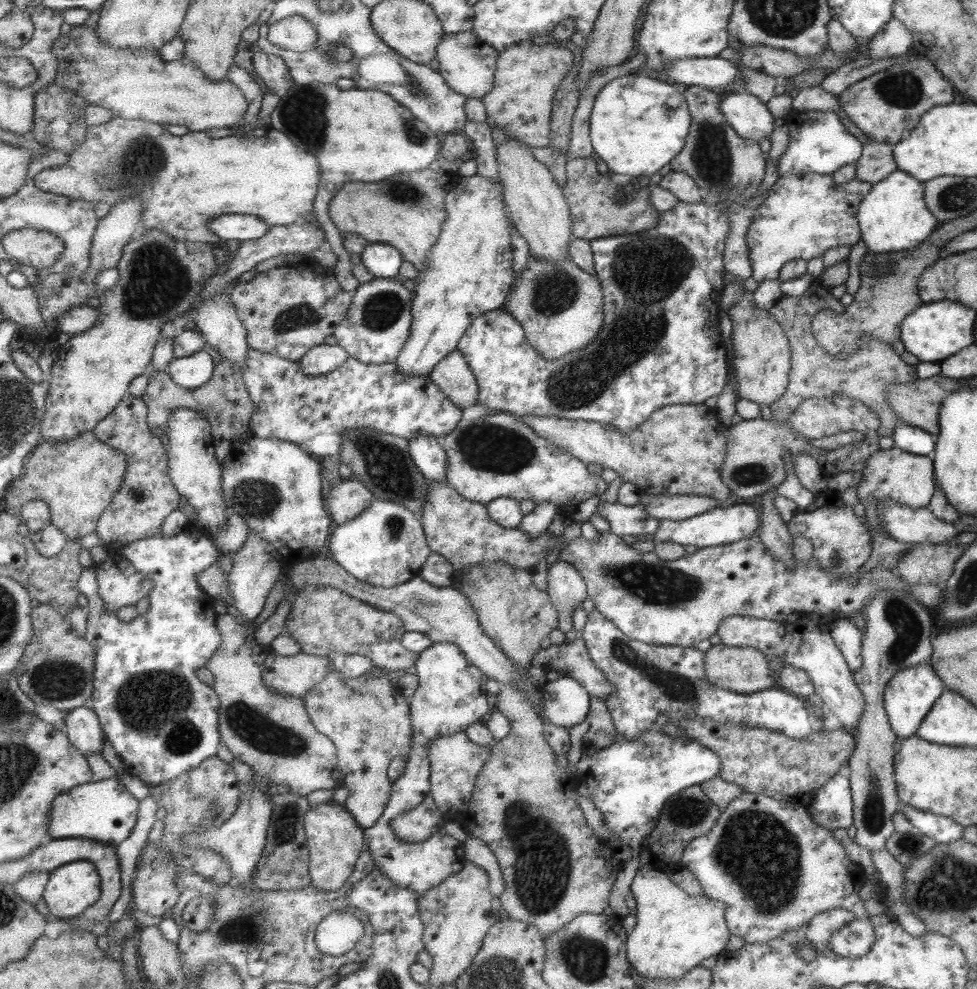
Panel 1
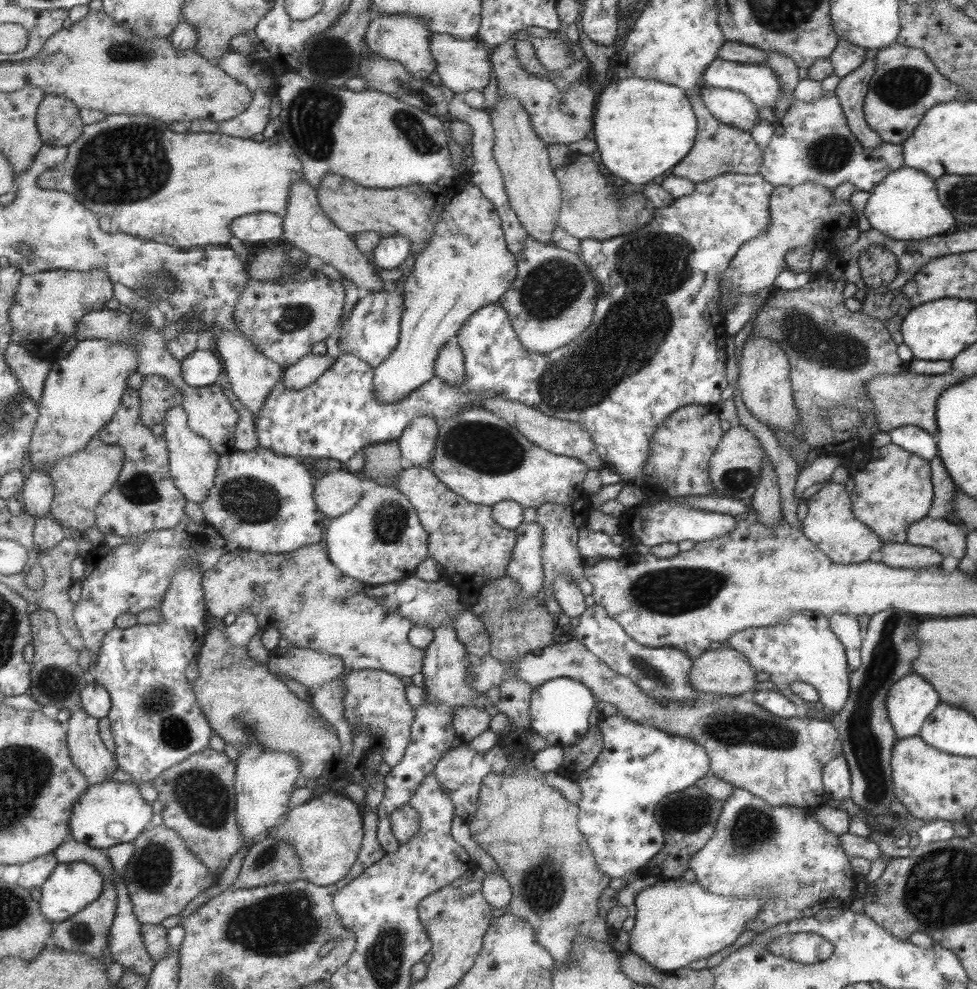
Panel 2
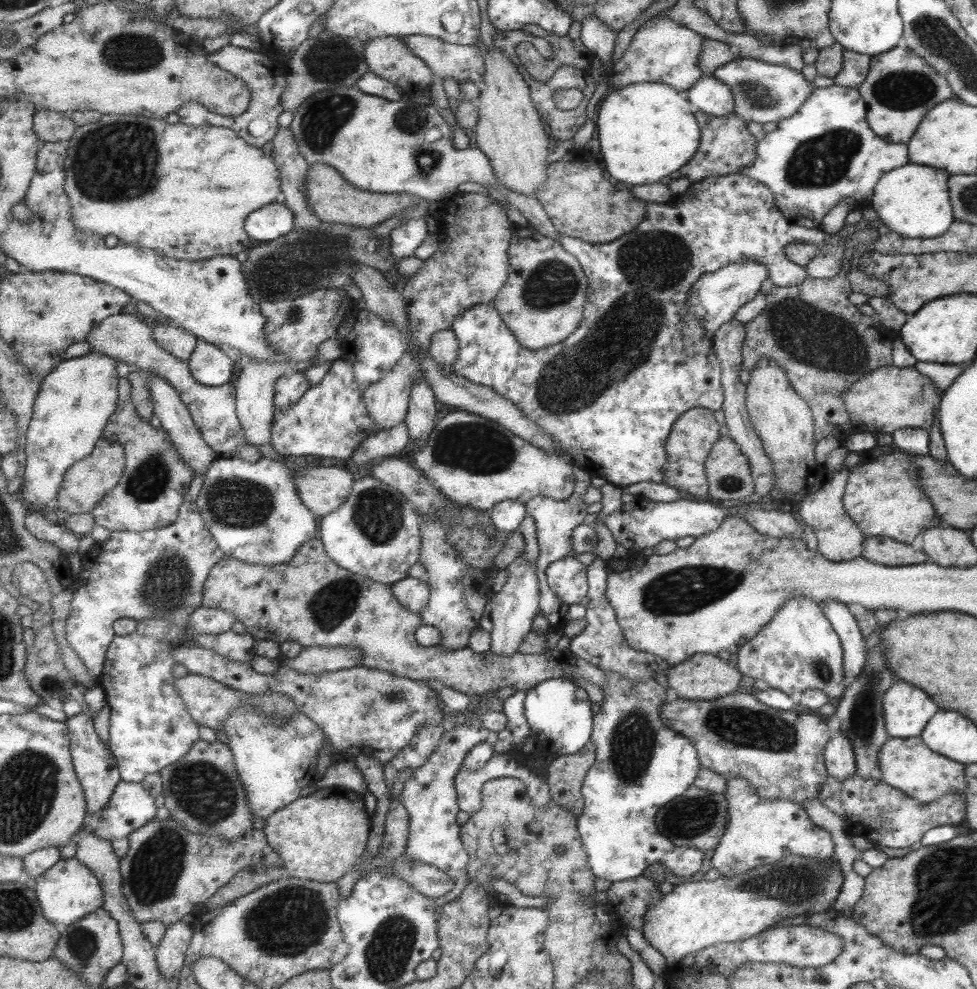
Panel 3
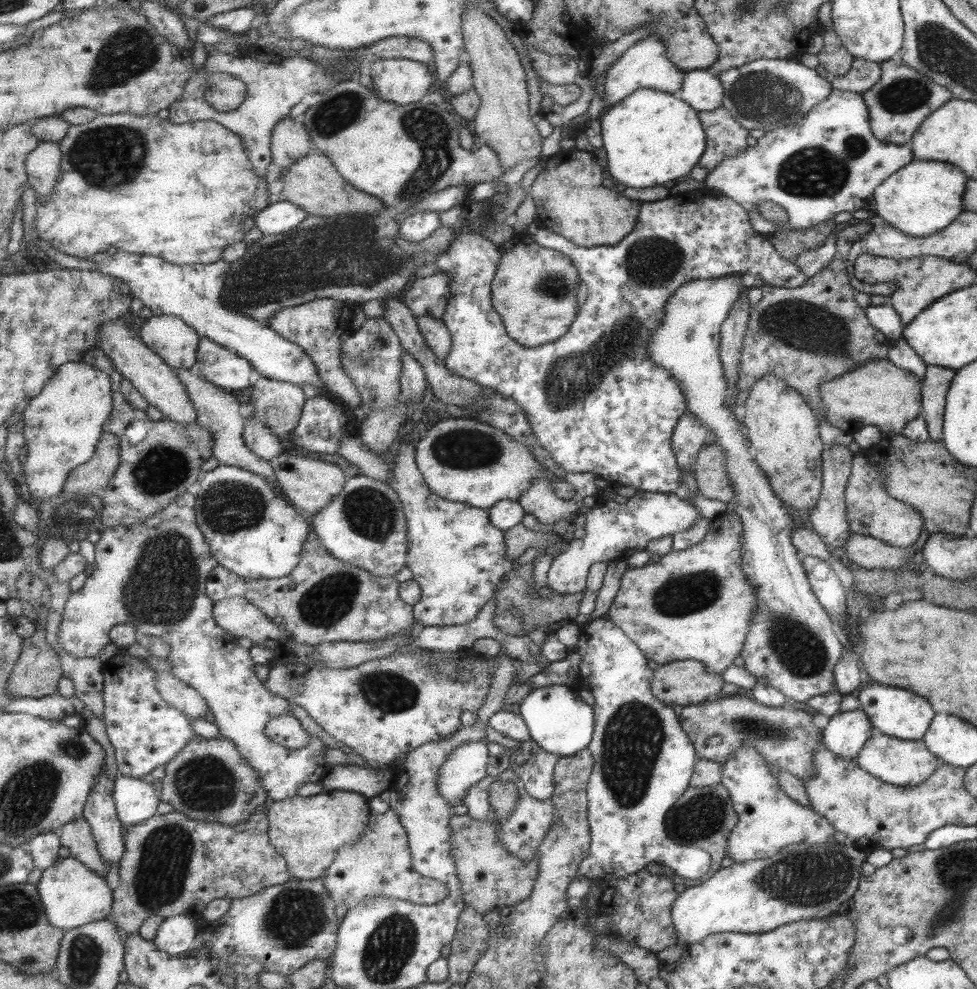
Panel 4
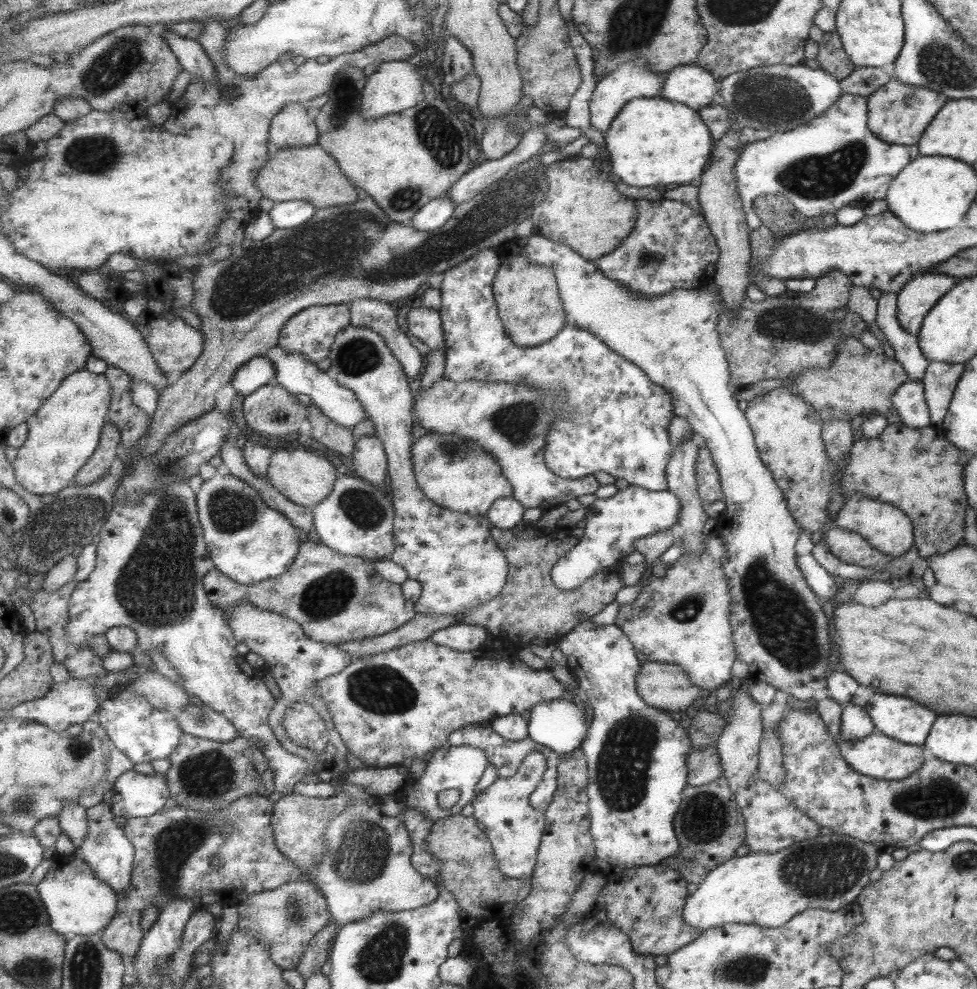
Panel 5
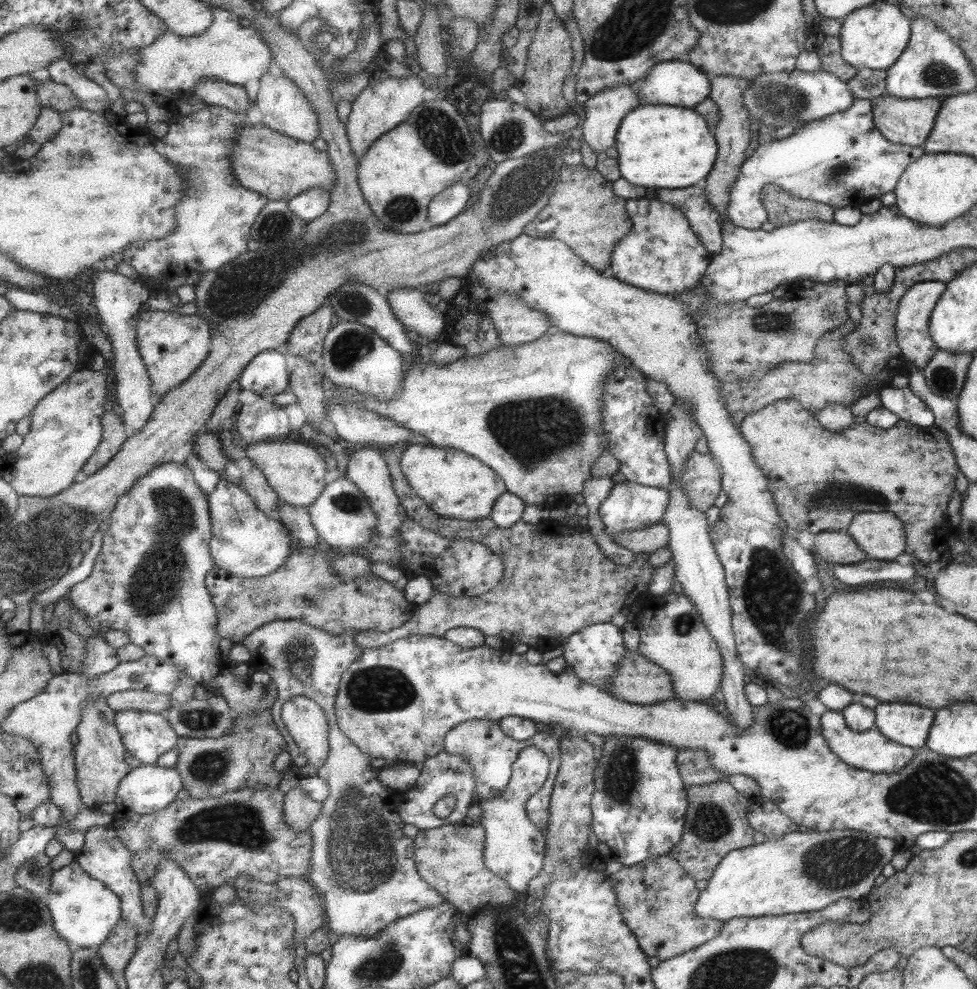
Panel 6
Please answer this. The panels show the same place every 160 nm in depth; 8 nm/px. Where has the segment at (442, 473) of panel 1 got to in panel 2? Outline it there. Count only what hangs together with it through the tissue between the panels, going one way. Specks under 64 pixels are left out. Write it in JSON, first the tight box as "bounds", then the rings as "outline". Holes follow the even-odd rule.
{"bounds":[398,414,438,468],"outline":[[[422,414],[407,427],[398,441],[402,448],[403,459],[408,465],[429,468],[438,436],[437,425],[432,416]]]}

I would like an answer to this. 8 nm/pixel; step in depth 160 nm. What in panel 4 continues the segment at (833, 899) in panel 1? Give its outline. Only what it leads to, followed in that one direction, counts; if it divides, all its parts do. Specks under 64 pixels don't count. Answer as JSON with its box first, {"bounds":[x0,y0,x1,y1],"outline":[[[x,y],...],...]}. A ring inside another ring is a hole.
{"bounds":[720,746,834,864],"outline":[[[740,746],[721,764],[721,770],[720,784],[729,791],[738,814],[738,822],[726,838],[727,854],[735,864],[769,858],[791,844],[825,844],[833,840],[834,827],[823,815],[785,794],[752,746]]]}

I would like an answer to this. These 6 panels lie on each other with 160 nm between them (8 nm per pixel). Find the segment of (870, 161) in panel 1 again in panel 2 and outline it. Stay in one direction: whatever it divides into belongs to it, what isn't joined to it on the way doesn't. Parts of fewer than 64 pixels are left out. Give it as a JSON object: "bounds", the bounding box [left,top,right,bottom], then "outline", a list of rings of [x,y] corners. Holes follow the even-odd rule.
{"bounds":[835,50,882,150],"outline":[[[866,50],[865,62],[841,78],[835,88],[835,97],[849,124],[851,134],[867,150],[877,148],[882,140],[867,126],[862,113],[862,100],[866,96],[867,84],[874,71],[878,50]]]}

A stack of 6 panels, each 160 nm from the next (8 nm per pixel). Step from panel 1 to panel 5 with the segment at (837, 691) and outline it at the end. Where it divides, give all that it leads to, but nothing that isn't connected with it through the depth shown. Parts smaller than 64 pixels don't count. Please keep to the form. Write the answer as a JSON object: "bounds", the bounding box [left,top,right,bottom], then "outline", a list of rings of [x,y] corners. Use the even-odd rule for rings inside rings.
{"bounds":[496,235,831,700],"outline":[[[541,235],[514,237],[510,245],[496,248],[499,259],[511,249],[518,249],[530,263],[551,266],[558,282],[559,298],[566,312],[567,324],[591,331],[612,351],[635,363],[647,377],[671,394],[675,416],[686,419],[692,431],[705,441],[717,467],[725,503],[725,510],[721,514],[723,527],[719,535],[726,546],[726,554],[721,558],[721,570],[730,586],[731,640],[734,642],[736,658],[747,664],[750,680],[774,686],[793,699],[810,700],[819,688],[825,688],[823,674],[831,658],[829,624],[817,604],[817,598],[813,596],[814,592],[809,590],[810,586],[798,570],[793,546],[803,530],[790,514],[786,499],[770,469],[758,457],[750,423],[733,399],[729,364],[716,330],[720,304],[717,304],[715,296],[703,288],[673,289],[659,297],[643,299],[601,274],[594,261],[583,257],[572,247]]]}

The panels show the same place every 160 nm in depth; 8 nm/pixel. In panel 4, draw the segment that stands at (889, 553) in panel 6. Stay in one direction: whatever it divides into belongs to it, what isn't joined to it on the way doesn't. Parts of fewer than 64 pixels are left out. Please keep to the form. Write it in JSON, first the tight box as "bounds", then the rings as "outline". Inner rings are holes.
{"bounds":[845,455,921,547],"outline":[[[855,455],[850,468],[850,476],[846,480],[845,488],[846,519],[850,532],[875,538],[894,547],[906,547],[915,542],[921,534],[921,522],[917,510],[913,510],[907,503],[891,498],[884,487],[884,480],[875,463],[867,457]]]}

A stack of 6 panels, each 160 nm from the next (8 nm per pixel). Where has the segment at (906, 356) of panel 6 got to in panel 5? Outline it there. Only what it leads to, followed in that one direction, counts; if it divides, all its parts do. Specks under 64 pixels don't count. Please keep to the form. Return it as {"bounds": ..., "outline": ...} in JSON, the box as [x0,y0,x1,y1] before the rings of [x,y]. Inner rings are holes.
{"bounds":[896,273,957,338],"outline":[[[945,273],[915,274],[896,296],[896,317],[901,328],[918,338],[926,314],[956,283],[957,279]]]}

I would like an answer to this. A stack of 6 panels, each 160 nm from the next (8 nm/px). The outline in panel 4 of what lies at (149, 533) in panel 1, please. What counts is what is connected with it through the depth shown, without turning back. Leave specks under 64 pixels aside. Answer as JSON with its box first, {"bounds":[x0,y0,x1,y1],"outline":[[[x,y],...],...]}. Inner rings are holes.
{"bounds":[102,370,213,528],"outline":[[[113,370],[110,377],[113,382],[114,412],[107,419],[105,432],[116,434],[120,438],[122,443],[122,465],[119,466],[114,480],[106,488],[106,495],[102,498],[102,524],[105,524],[108,528],[117,526],[131,527],[139,525],[139,523],[143,523],[147,519],[153,519],[157,513],[161,513],[161,511],[171,506],[173,500],[183,497],[183,494],[189,493],[191,486],[199,483],[203,476],[201,466],[207,462],[207,458],[213,456],[213,442],[211,433],[206,428],[203,428],[198,421],[184,427],[172,420],[150,420],[145,410],[135,408],[123,394],[122,382],[125,379],[123,373]],[[137,420],[142,420],[145,424],[146,435],[140,442],[133,443],[129,440],[127,432],[129,432],[129,426],[133,422],[137,422]]]}

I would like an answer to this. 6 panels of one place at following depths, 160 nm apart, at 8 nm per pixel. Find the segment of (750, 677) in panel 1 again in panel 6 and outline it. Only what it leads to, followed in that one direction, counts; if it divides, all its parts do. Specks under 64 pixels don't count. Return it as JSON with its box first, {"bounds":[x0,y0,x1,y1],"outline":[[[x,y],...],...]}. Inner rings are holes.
{"bounds":[609,650,675,706],"outline":[[[627,650],[618,672],[610,676],[609,694],[641,706],[675,698],[670,674],[637,651]]]}

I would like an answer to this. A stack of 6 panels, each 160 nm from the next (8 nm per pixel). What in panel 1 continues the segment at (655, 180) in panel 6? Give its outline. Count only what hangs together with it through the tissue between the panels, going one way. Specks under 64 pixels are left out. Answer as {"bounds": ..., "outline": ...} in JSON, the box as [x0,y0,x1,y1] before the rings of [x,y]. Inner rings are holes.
{"bounds":[588,76,690,174],"outline":[[[623,76],[607,82],[593,101],[588,120],[590,145],[615,174],[653,174],[683,146],[690,126],[689,107],[681,91],[663,80]]]}

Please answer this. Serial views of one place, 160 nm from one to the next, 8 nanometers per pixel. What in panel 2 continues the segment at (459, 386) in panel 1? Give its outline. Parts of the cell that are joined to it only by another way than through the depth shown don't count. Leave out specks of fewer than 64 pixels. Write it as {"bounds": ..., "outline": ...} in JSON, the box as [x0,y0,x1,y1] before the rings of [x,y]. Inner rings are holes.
{"bounds":[434,338,466,386],"outline":[[[452,338],[440,349],[434,362],[434,376],[440,378],[446,386],[462,384],[466,376],[465,355],[458,342]]]}

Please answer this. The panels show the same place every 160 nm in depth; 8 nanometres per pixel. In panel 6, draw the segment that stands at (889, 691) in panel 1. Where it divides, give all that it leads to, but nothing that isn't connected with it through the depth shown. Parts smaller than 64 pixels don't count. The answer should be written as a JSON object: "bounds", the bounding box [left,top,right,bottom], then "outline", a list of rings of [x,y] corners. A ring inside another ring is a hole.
{"bounds":[872,702,934,749],"outline":[[[878,702],[872,710],[874,711],[873,727],[891,742],[912,749],[926,744],[934,710],[898,702]]]}

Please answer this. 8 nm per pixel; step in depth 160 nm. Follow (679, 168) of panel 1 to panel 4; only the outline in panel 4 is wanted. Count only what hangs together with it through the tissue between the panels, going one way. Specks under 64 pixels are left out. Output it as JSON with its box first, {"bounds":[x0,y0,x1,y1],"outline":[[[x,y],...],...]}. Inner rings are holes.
{"bounds":[698,106,747,172],"outline":[[[723,106],[711,112],[698,112],[706,135],[706,149],[699,158],[699,167],[711,172],[719,163],[743,153],[747,148],[747,129]]]}

